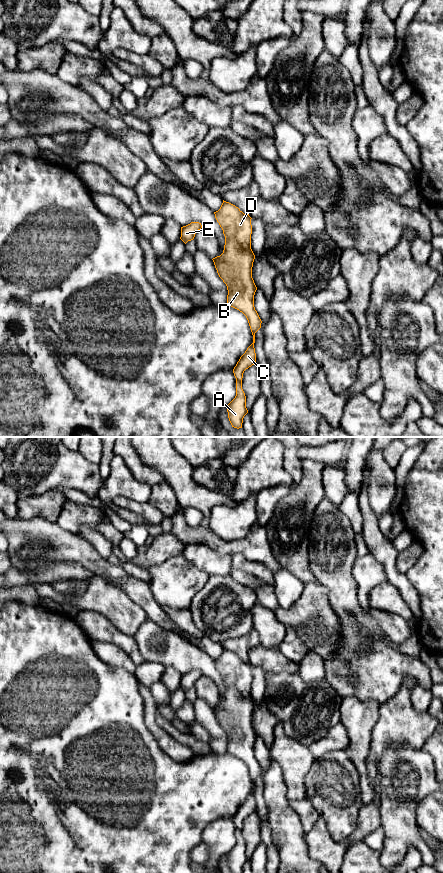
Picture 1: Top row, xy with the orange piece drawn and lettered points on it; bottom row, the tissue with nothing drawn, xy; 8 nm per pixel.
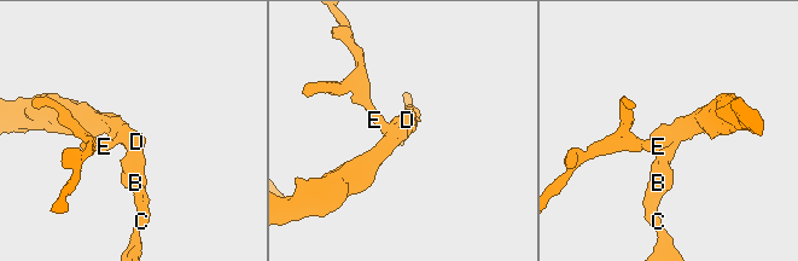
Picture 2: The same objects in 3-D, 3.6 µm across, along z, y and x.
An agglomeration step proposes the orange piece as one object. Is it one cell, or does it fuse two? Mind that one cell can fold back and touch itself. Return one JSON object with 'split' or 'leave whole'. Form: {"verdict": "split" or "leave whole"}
{"verdict": "leave whole"}

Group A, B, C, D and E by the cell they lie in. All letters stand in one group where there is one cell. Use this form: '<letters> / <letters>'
A B C D E

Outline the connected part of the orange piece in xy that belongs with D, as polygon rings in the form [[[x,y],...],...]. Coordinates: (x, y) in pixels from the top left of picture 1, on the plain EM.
[[[224,648],[220,657],[214,662],[223,678],[225,693],[223,701],[212,708],[219,725],[227,734],[227,752],[246,764],[253,783],[253,791],[233,817],[236,826],[236,844],[227,853],[231,873],[242,873],[243,866],[248,861],[242,826],[244,819],[256,812],[255,781],[261,776],[262,771],[254,755],[257,735],[252,726],[255,707],[251,697],[252,666]]]

